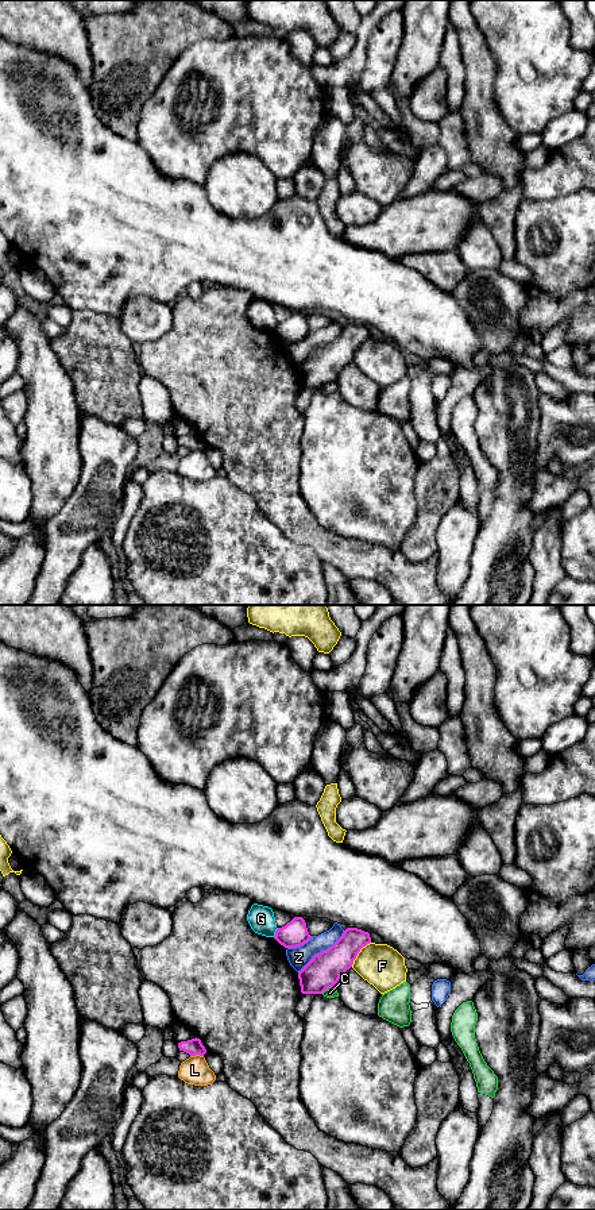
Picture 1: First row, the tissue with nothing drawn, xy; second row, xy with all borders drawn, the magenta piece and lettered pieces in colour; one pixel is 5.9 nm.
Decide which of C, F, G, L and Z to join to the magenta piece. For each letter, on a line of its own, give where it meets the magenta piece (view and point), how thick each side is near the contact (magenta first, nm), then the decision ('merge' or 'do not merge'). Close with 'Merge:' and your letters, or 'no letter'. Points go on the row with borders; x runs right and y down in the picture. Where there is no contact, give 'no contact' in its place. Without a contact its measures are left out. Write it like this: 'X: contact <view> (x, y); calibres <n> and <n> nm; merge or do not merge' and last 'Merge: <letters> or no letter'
C: contact xy (327, 987); calibres 200 and 60 nm; do not merge
F: contact xy (358, 952); calibres 200 and 260 nm; do not merge
G: contact xy (275, 932); calibres 160 and 160 nm; do not merge
L: contact xy (196, 1054); calibres 100 and 160 nm; do not merge
Z: contact xy (323, 951); calibres 200 and 120 nm; do not merge
Merge: no letter

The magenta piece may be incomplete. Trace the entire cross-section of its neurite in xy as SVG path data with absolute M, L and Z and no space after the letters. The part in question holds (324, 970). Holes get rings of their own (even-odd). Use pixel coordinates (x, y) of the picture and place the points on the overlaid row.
M347 928L331 948L314 955L298 972L301 993L322 994L336 986L340 976L352 967L360 949L370 943L368 932Z

